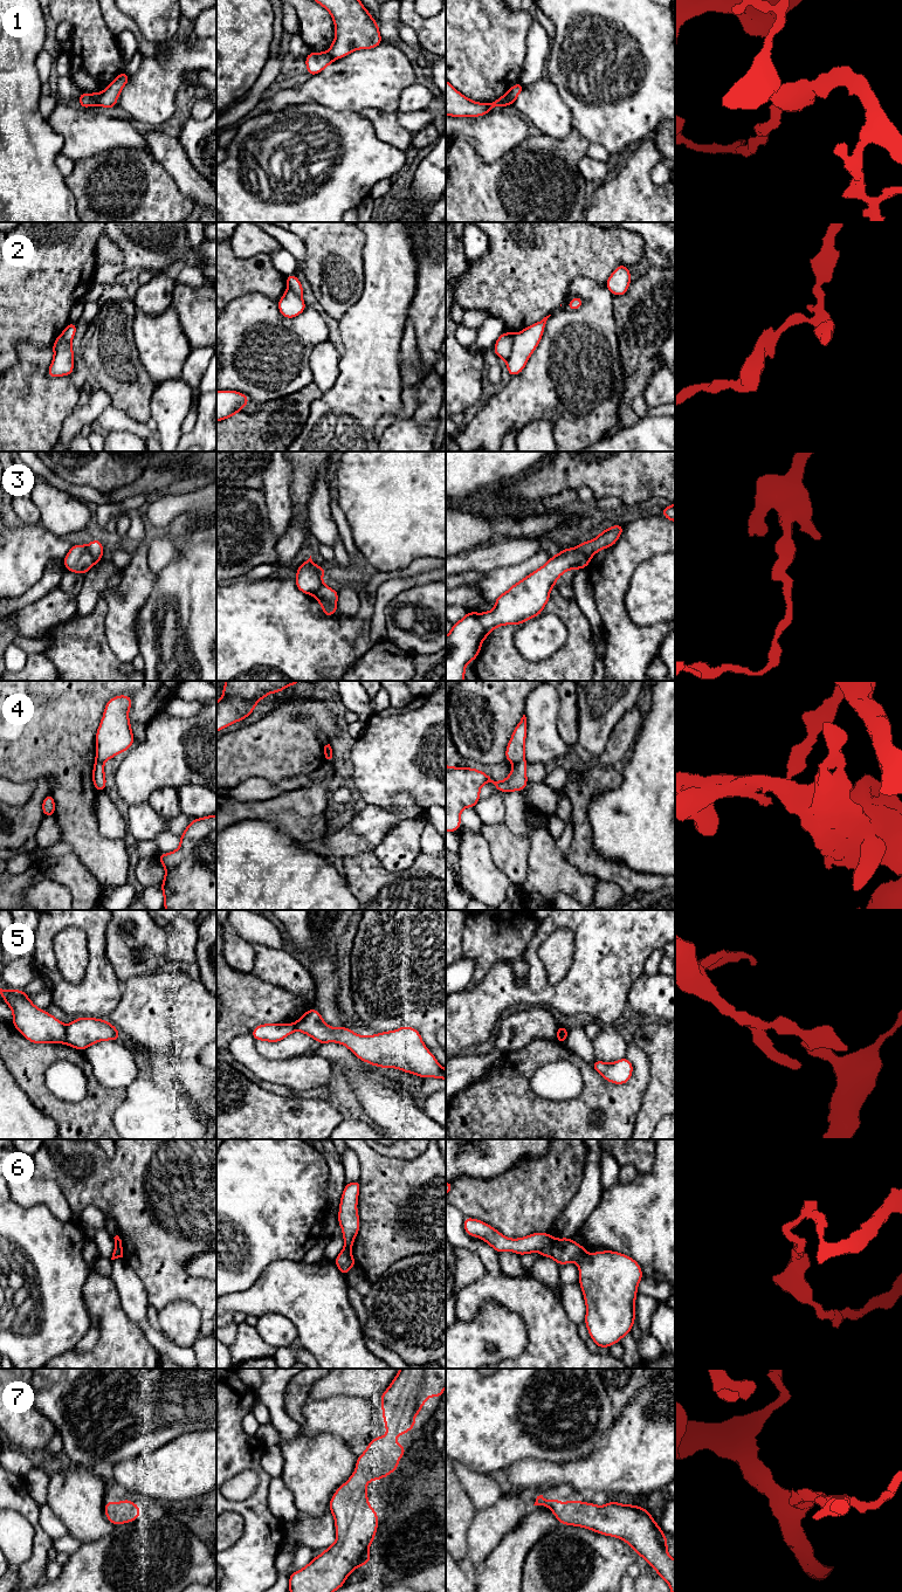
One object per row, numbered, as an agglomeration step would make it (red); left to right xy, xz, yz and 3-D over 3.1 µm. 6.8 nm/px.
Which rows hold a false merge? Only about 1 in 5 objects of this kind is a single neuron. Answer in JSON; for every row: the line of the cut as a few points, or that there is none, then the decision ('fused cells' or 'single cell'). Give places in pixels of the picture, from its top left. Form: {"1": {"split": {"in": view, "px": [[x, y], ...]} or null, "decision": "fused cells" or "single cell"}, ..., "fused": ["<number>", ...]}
{"1": {"split": {"in": "xy", "px": [[102, 92], [98, 104]]}, "decision": "fused cells"}, "2": {"split": {"in": "yz", "px": [[515, 335], [513, 350], [507, 360]]}, "decision": "fused cells"}, "3": {"split": {"in": "xy", "px": [[87, 546], [95, 563]]}, "decision": "fused cells"}, "4": {"split": {"in": "yz", "px": [[523, 759], [515, 763]]}, "decision": "fused cells"}, "5": {"split": {"in": "xy", "px": [[67, 1026], [64, 1042]]}, "decision": "fused cells"}, "6": {"split": {"in": "yz", "px": [[556, 1240], [550, 1255]]}, "decision": "fused cells"}, "7": {"split": null, "decision": "single cell"}, "fused": ["1", "2", "3", "4", "5", "6"]}

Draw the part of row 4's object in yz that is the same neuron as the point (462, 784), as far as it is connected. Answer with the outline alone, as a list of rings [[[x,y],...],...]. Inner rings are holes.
[[[515,763],[507,779],[496,781],[482,771],[470,767],[446,765],[446,831],[455,833],[462,825],[461,811],[474,807],[480,801],[480,790],[484,783],[491,783],[501,793],[522,792],[528,785],[528,763]]]

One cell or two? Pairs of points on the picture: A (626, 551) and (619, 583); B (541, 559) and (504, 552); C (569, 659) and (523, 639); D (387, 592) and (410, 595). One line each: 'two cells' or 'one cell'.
A: one cell
B: two cells
C: two cells
D: two cells

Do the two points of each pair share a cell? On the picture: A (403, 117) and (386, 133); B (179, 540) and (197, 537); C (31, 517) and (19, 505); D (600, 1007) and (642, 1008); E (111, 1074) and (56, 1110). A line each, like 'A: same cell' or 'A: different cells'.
A: different cells
B: same cell
C: same cell
D: different cells
E: different cells

